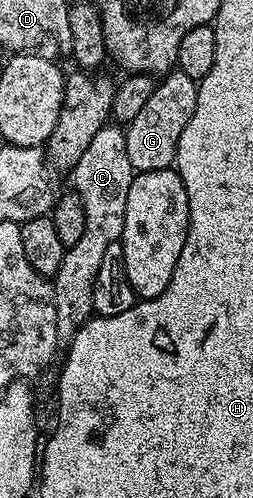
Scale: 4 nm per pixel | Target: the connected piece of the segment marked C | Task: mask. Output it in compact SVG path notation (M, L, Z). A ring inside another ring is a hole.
M118 124L102 126L92 144L84 148L84 156L76 160L72 190L84 200L84 236L80 236L78 243L67 246L60 268L52 276L59 339L73 338L94 314L92 292L96 272L100 272L100 260L104 260L108 244L119 241L124 232L124 208L128 208L128 188L132 188L135 173L128 160L125 129Z

